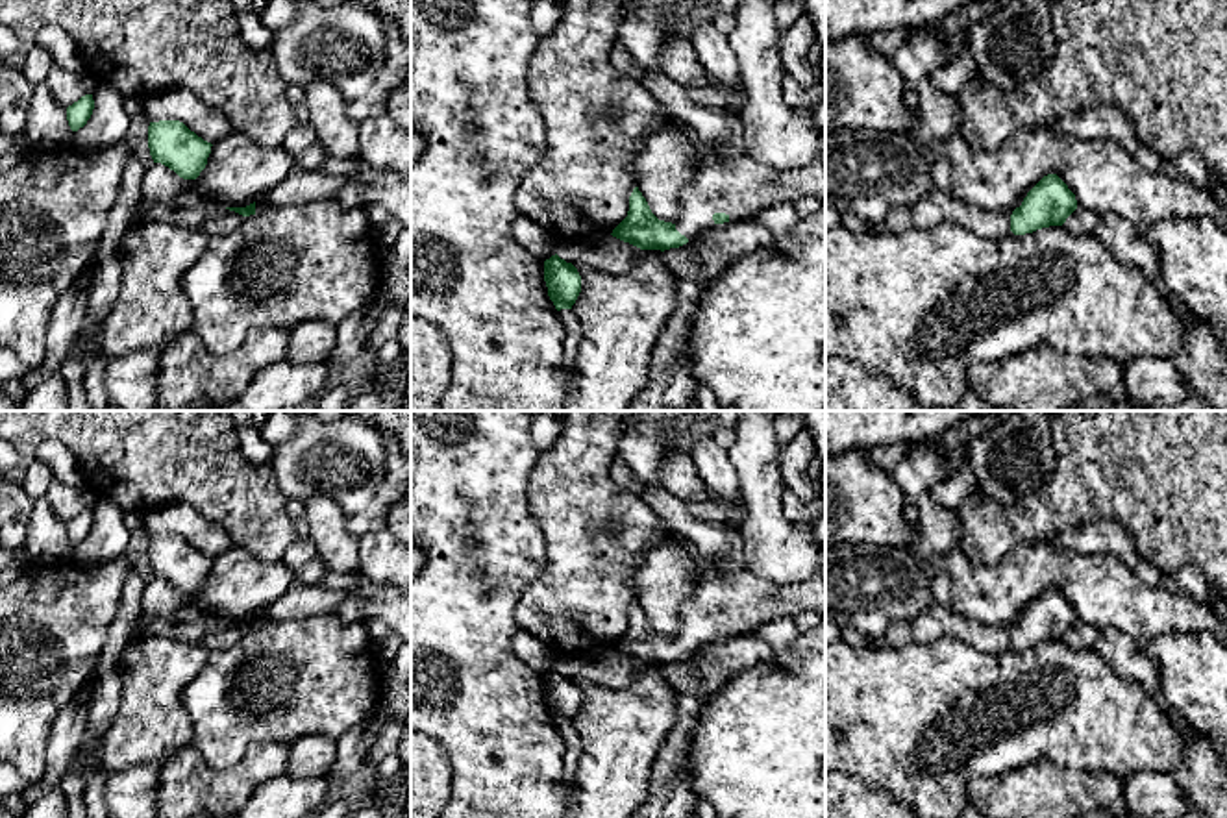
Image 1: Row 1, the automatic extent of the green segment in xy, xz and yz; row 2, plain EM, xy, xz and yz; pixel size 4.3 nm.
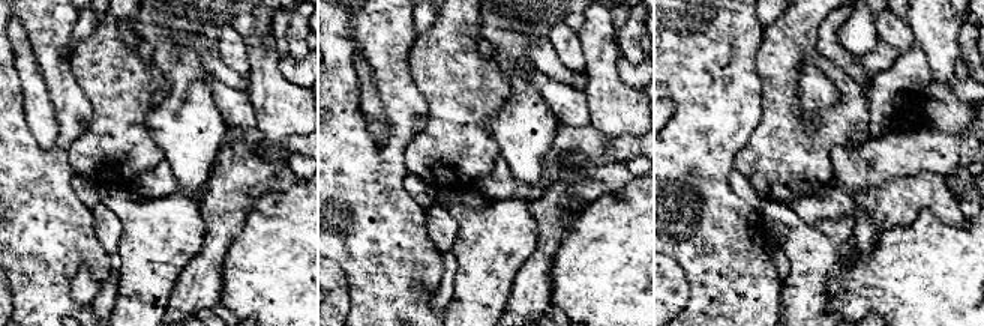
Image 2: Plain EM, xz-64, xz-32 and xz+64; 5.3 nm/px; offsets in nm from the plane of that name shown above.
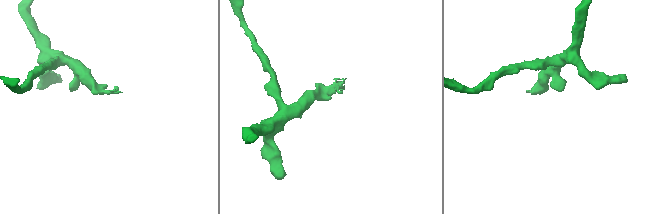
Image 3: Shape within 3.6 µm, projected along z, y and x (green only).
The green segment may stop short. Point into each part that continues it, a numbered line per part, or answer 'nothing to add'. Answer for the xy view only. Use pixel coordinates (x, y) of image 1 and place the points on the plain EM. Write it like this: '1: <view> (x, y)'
nothing to add

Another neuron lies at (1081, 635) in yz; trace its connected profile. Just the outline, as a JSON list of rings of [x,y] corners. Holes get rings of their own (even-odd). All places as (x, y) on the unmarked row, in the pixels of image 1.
[[[1077,622],[1062,638],[1070,648],[1083,650],[1094,646],[1099,629],[1092,624]]]

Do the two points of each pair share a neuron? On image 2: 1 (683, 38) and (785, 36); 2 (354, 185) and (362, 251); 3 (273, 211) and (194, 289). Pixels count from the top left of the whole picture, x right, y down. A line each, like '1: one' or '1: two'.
1: two
2: one
3: two

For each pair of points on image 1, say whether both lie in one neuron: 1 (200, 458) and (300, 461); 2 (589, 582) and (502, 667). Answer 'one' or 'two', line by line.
1: two
2: two

